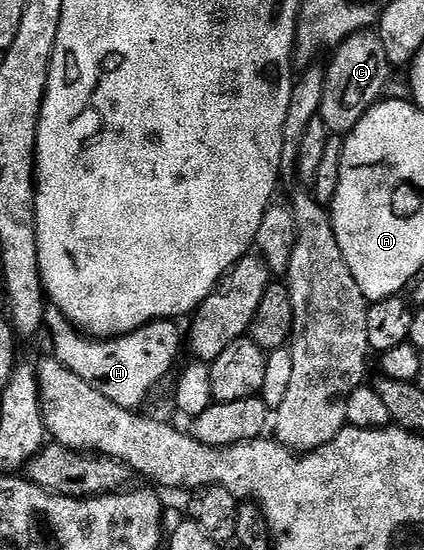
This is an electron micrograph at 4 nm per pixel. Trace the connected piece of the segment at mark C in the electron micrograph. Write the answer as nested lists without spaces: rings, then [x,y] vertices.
[[[371,31],[354,33],[341,42],[330,57],[331,66],[326,66],[323,79],[325,91],[319,117],[325,123],[328,134],[346,135],[353,127],[357,127],[357,123],[361,123],[371,106],[379,104],[384,96],[383,88],[387,85],[387,76],[393,73],[393,66],[387,62],[381,39]]]

